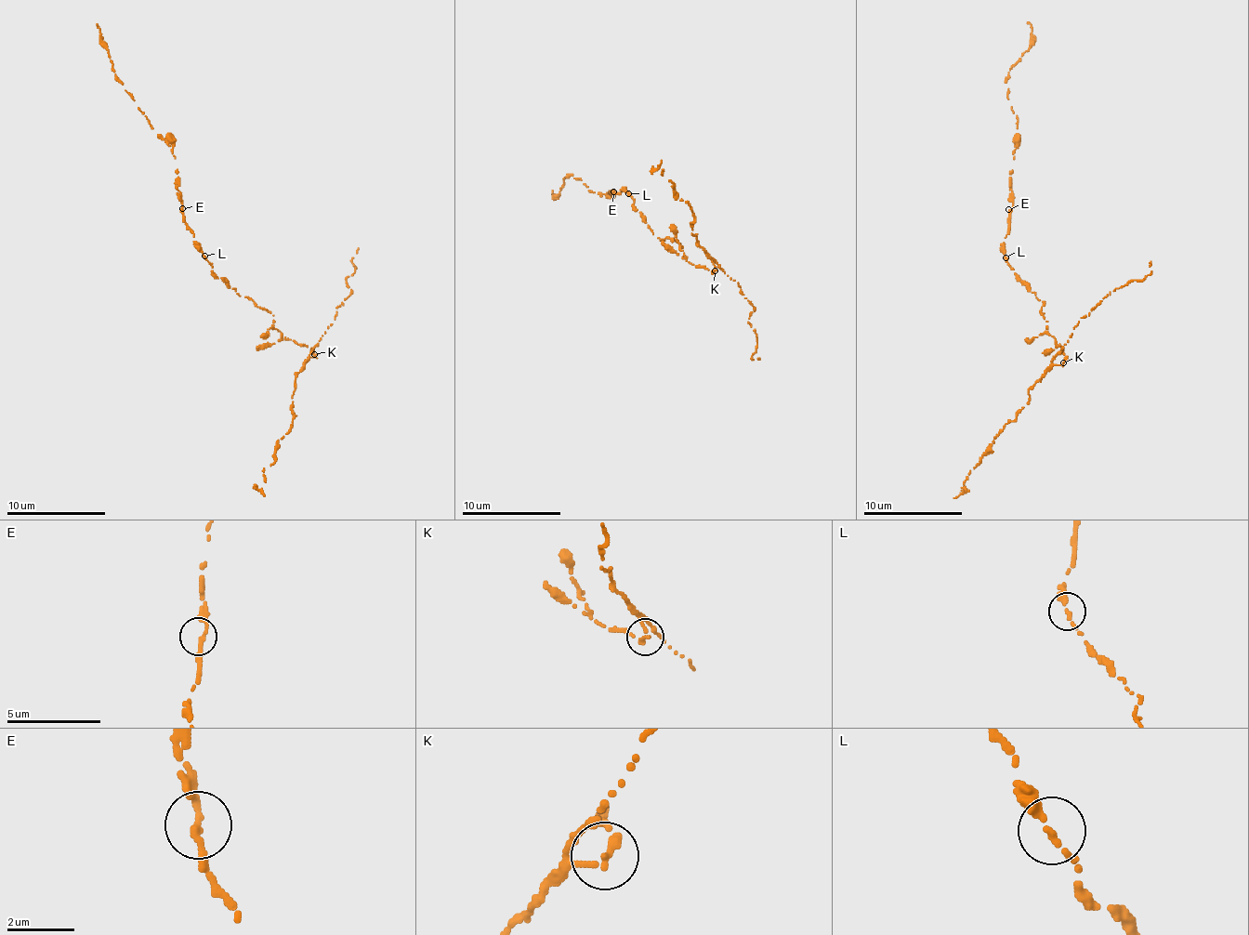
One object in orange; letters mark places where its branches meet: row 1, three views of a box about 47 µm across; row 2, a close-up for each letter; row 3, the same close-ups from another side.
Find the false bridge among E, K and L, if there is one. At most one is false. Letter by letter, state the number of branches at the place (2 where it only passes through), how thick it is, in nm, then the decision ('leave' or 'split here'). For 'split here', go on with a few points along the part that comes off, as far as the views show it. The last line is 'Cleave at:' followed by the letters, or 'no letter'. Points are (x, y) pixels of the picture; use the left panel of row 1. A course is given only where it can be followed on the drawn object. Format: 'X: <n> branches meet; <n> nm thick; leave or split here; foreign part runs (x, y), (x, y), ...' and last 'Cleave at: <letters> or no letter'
E: 2 branches meet; 240 nm thick; leave
K: 2 branches meet; 220 nm thick; split here; foreign part runs (315, 355), (296, 375), (295, 416), (278, 441), (275, 460), (264, 467), (265, 495)
L: 2 branches meet; 200 nm thick; leave
Cleave at: K

